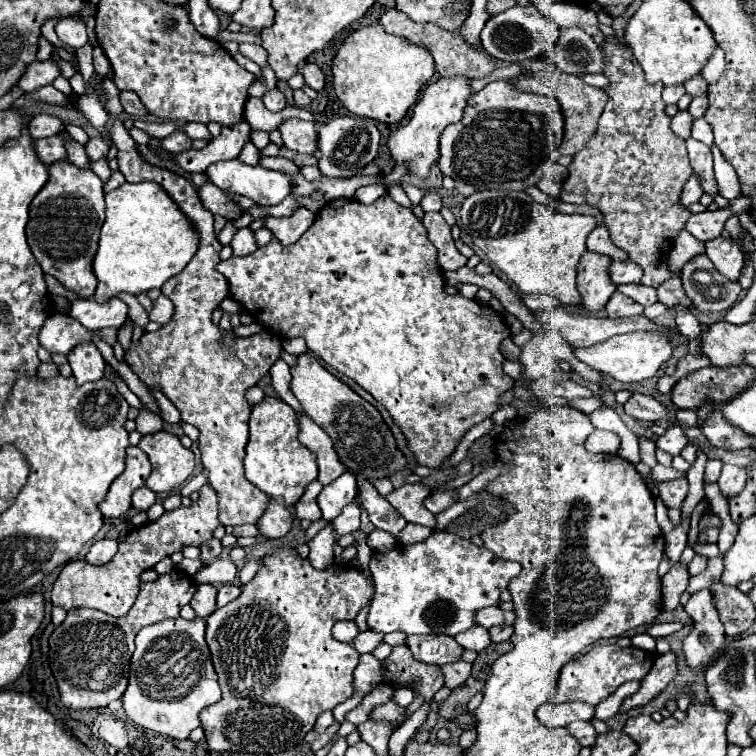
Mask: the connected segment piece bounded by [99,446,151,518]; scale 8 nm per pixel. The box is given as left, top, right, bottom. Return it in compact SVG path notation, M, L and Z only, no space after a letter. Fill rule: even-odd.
M139 446L127 448L125 470L111 484L105 500L99 504L99 512L105 518L121 518L131 508L131 496L145 484L151 474L151 462Z

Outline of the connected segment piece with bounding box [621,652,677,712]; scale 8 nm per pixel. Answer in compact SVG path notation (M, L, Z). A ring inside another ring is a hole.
M667 652L667 654L657 656L653 668L643 678L643 684L641 684L639 692L635 692L633 696L625 698L625 702L621 704L621 712L627 712L631 708L643 706L649 700L653 700L663 688L667 688L667 684L675 676L677 676L677 654L675 652Z

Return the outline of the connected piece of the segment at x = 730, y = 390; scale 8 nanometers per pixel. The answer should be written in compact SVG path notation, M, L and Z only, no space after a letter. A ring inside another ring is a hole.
M743 364L741 368L707 366L695 370L673 386L671 402L675 404L675 408L697 410L707 398L715 402L729 400L729 396L737 396L749 386L753 374L755 370L747 364Z

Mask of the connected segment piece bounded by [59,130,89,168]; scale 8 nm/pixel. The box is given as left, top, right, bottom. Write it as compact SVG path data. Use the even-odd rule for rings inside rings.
M63 130L59 136L61 136L61 138L65 138L67 158L69 158L69 160L73 160L73 164L79 164L79 168L89 168L89 158L85 156L85 148L83 148L77 140L69 138L69 134L67 134L65 130Z

